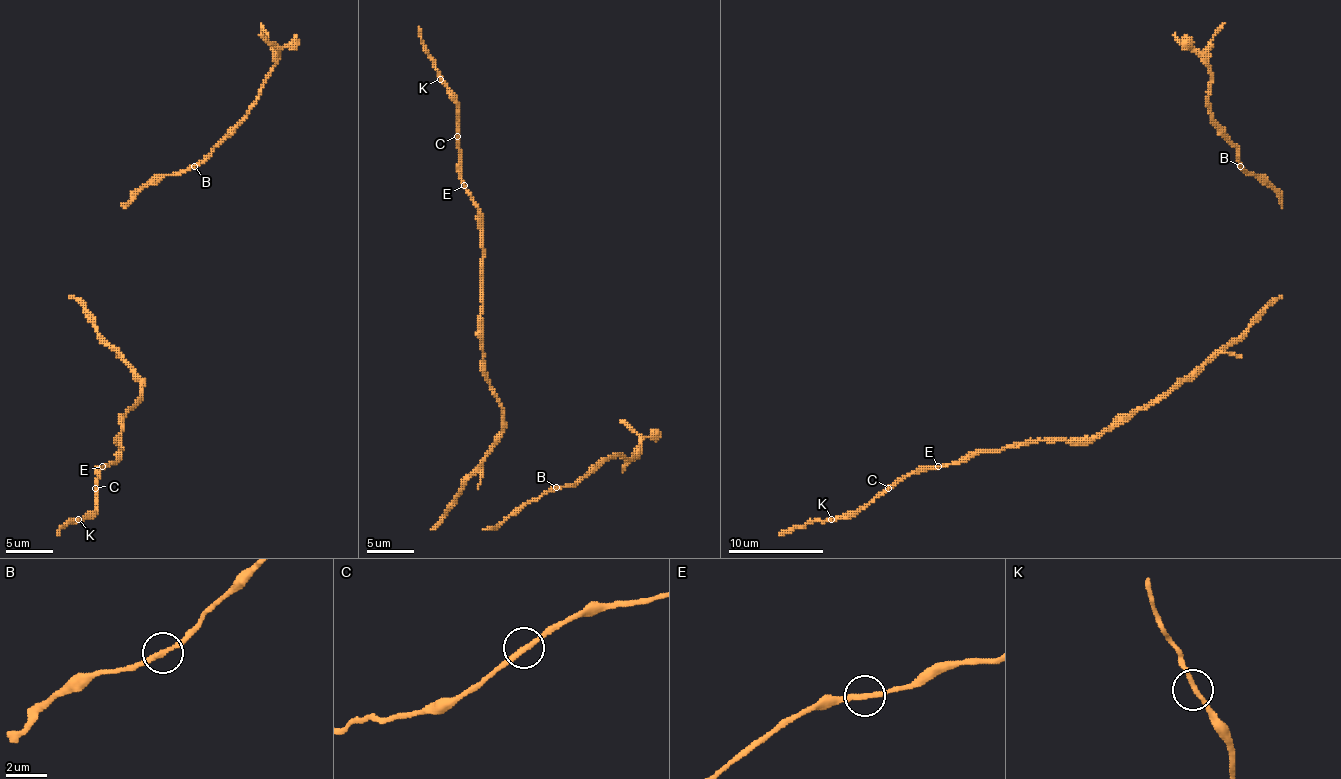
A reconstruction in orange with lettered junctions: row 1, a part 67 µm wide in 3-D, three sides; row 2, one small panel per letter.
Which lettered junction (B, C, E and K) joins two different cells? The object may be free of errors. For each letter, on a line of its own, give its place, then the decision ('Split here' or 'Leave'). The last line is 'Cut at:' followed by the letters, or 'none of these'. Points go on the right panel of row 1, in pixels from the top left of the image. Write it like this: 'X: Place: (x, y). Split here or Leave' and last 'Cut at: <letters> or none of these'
B: Place: (1240, 166). Leave
C: Place: (888, 488). Leave
E: Place: (938, 466). Leave
K: Place: (831, 519). Leave
Cut at: none of these

